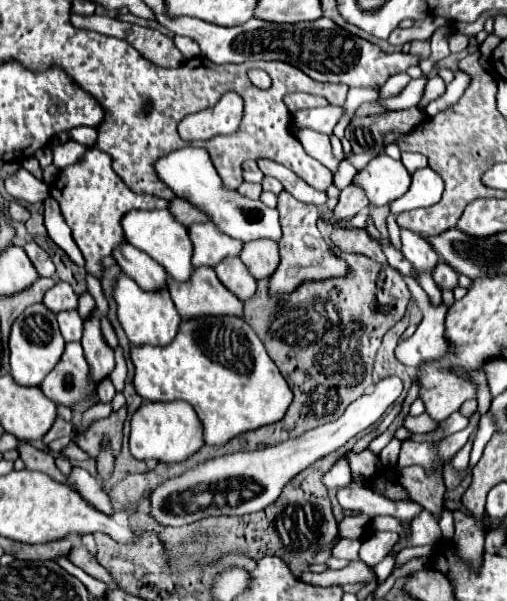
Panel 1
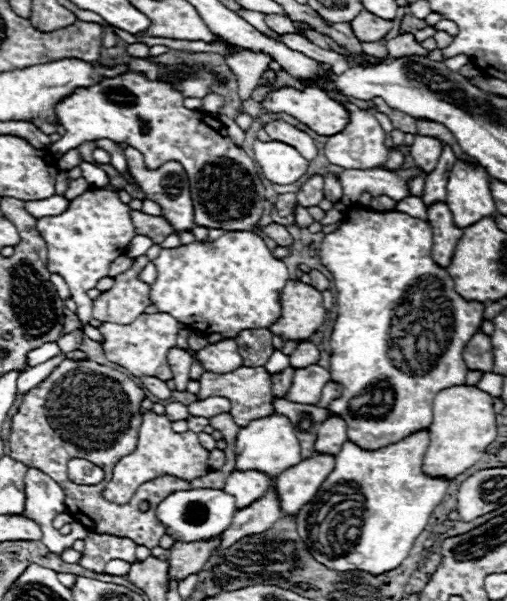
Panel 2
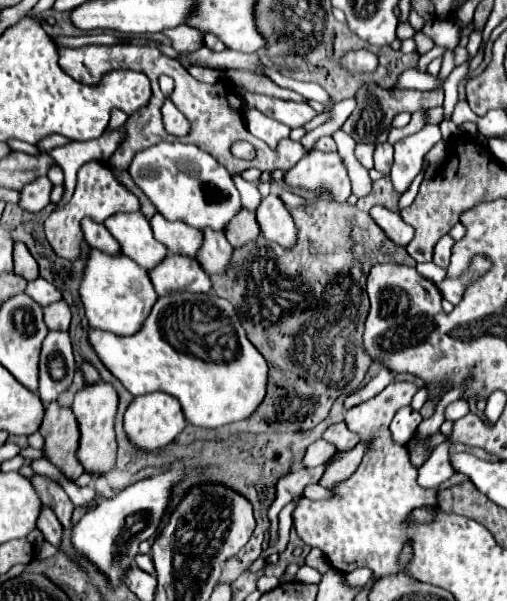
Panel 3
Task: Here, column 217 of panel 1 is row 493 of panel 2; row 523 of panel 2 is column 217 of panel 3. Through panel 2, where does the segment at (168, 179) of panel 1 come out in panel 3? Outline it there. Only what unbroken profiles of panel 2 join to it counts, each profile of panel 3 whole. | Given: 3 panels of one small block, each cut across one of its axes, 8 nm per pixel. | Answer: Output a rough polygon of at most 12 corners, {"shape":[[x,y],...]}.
{"shape":[[160,142],[128,172],[158,212],[226,232],[230,172],[194,144]]}

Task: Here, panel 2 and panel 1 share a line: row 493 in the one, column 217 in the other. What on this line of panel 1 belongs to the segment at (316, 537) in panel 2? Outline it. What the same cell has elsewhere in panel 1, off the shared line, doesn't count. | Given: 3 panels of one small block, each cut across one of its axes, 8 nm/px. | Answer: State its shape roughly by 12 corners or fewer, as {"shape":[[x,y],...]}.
{"shape":[[234,316],[134,346],[136,392],[184,400],[204,440],[282,420],[292,390]]}

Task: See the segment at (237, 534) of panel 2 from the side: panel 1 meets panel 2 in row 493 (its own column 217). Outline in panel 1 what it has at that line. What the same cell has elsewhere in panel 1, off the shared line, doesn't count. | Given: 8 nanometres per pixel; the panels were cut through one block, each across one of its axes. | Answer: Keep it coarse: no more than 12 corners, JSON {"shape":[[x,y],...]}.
{"shape":[[238,258],[216,266],[220,282],[240,300],[256,292],[256,280]]}

